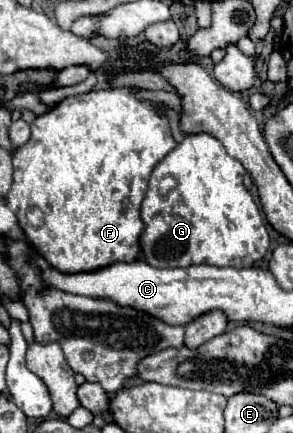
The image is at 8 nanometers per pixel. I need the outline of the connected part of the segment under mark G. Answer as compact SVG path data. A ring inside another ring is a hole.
M211 134L185 136L185 140L177 144L175 150L171 150L151 174L149 190L141 204L141 220L145 230L139 238L139 246L143 260L155 268L187 268L193 264L247 268L259 262L269 248L269 236L261 211L253 202L249 190L243 186L243 174L245 168L241 162L231 158L223 144ZM159 176L175 176L179 186L163 196L159 192Z

